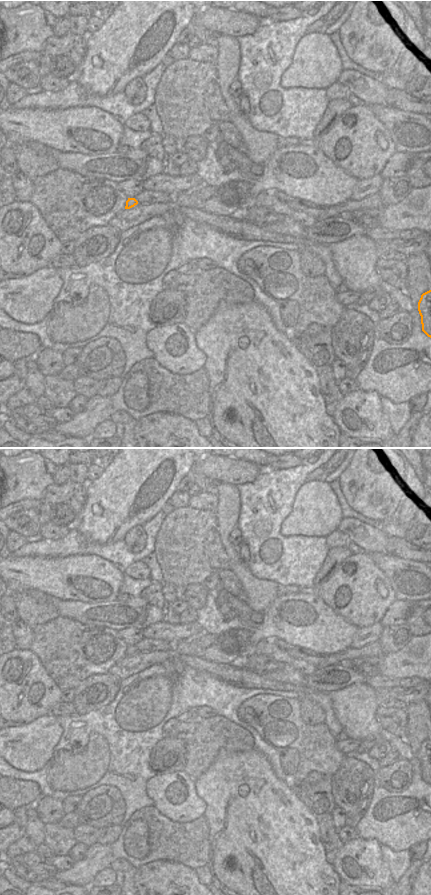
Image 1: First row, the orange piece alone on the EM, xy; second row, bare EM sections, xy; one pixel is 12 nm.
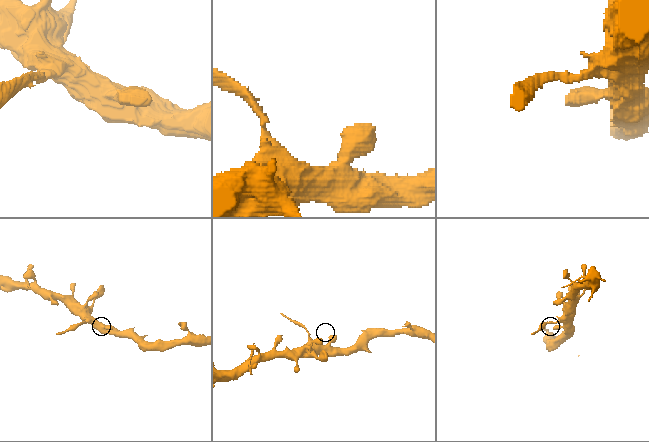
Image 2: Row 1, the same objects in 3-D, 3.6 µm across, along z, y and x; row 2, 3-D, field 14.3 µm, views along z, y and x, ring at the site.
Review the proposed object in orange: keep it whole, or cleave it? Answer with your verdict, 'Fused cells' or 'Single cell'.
Fused cells.

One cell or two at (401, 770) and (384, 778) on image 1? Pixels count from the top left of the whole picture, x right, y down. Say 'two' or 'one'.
one

